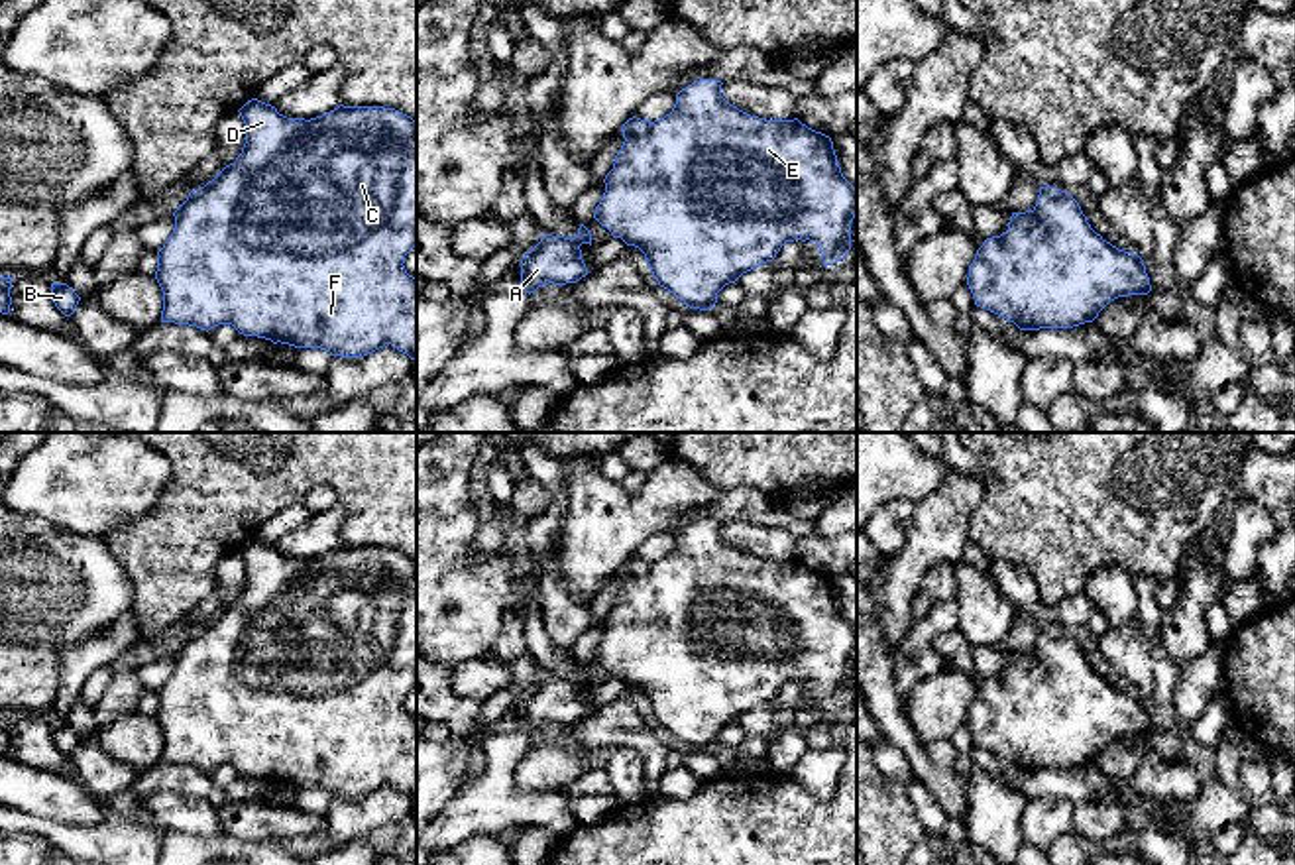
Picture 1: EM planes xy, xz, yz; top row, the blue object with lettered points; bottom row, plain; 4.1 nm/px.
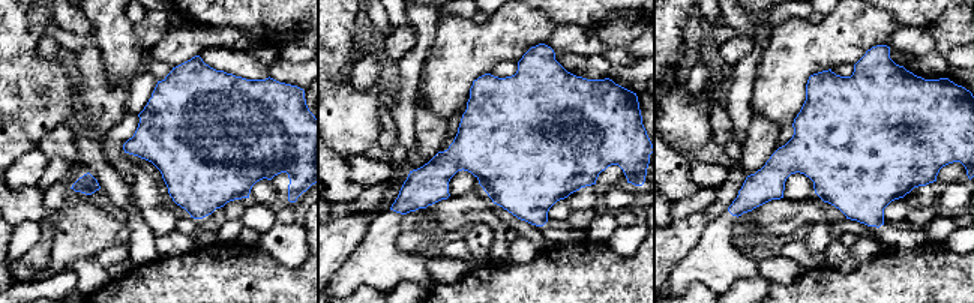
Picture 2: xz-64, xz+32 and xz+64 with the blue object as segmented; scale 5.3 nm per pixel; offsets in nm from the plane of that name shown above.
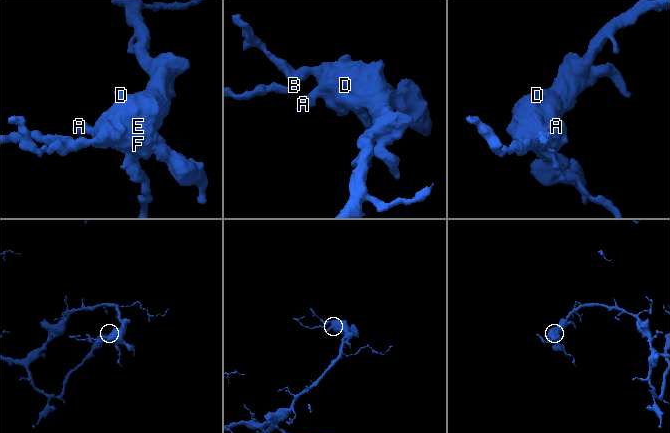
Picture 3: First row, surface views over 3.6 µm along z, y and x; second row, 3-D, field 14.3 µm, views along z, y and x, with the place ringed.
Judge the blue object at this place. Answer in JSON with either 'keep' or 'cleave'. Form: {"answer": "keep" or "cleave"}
{"answer": "keep"}

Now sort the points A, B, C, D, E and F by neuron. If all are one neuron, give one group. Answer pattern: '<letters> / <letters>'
A B C D E F

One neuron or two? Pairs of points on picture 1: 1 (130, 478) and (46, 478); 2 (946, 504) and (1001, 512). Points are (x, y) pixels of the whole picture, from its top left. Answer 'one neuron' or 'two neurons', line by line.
1: one neuron
2: two neurons

